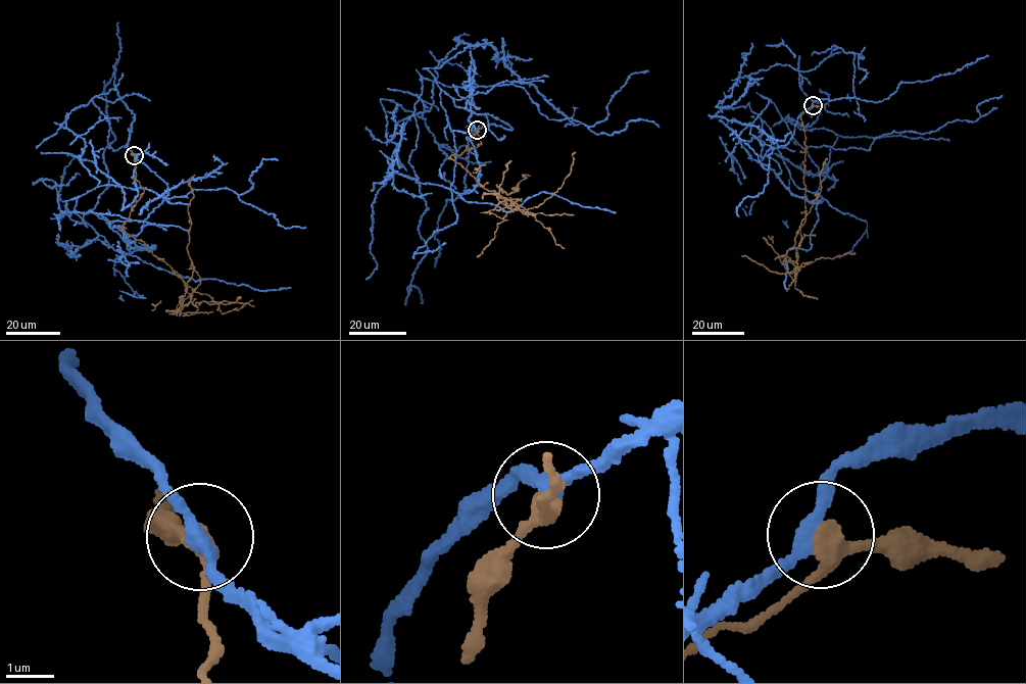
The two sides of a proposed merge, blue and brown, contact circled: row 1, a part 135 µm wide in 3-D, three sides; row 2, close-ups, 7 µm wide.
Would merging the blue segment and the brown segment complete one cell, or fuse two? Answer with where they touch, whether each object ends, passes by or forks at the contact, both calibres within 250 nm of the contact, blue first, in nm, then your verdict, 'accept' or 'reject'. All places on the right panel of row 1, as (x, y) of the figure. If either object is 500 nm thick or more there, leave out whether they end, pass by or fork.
place (813, 105); blue passes by; brown passes by; calibres 280 and 320 nm; reject

